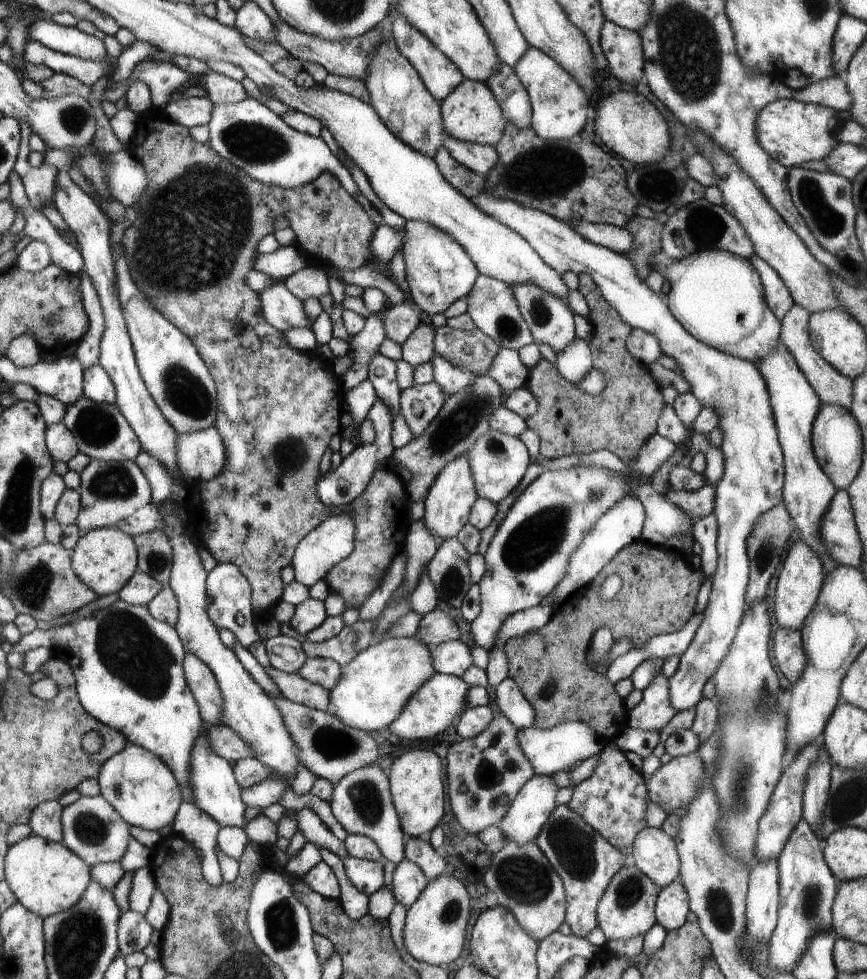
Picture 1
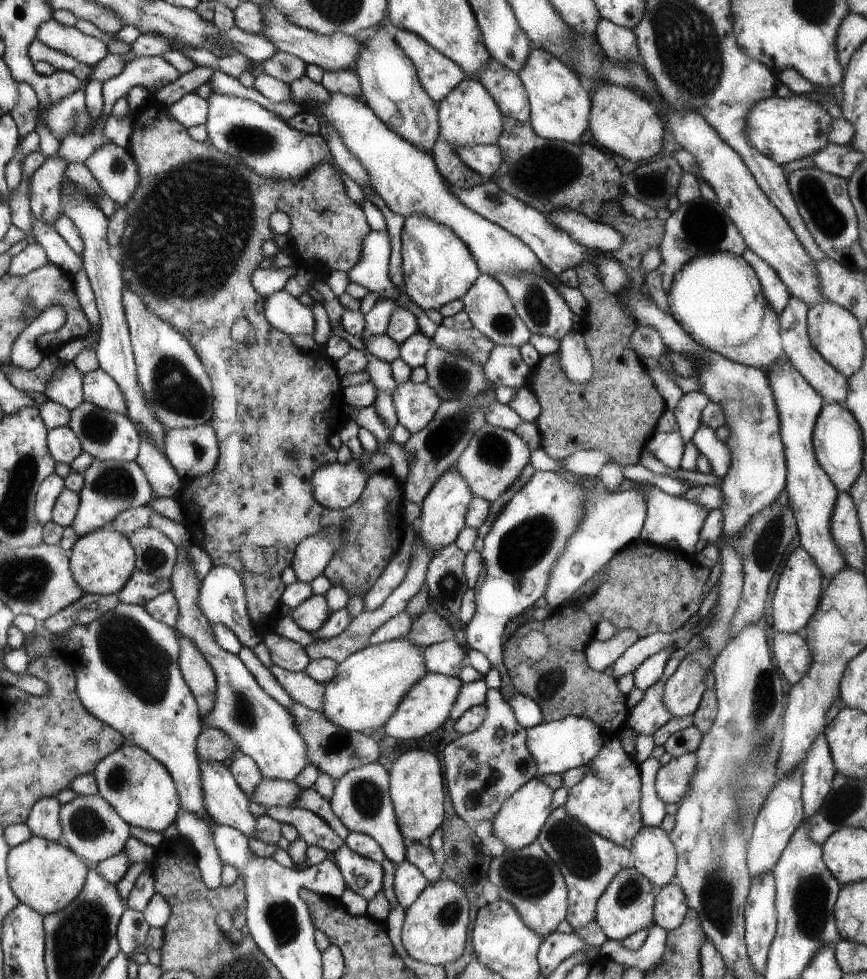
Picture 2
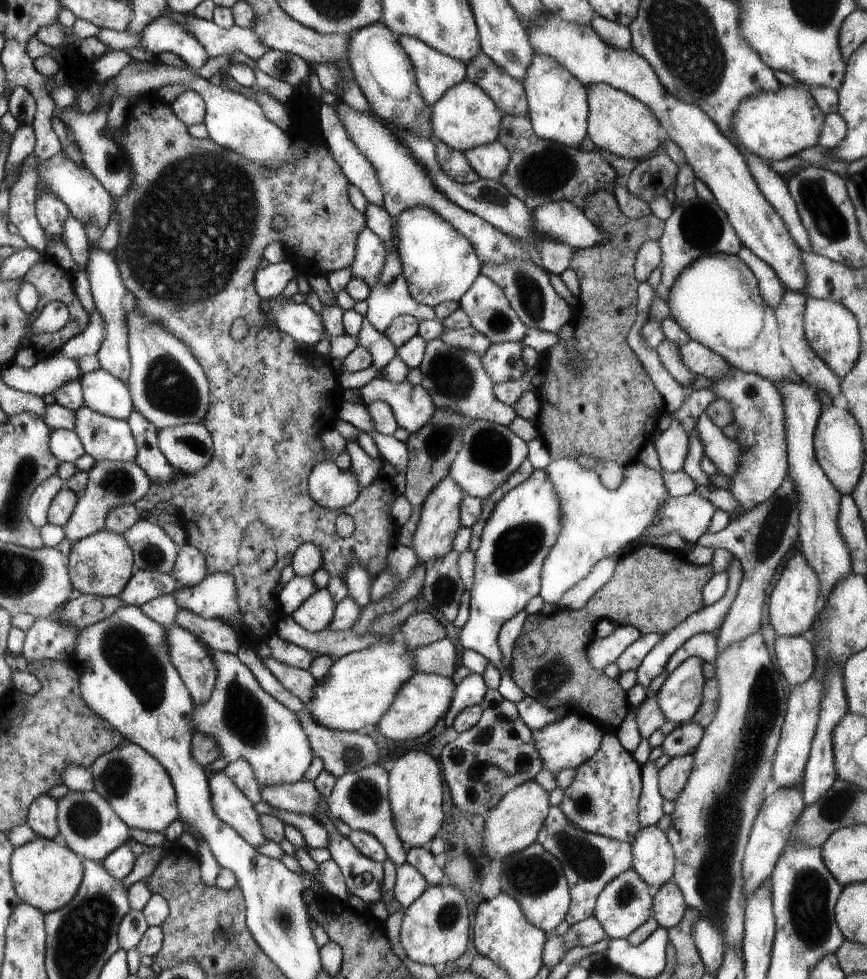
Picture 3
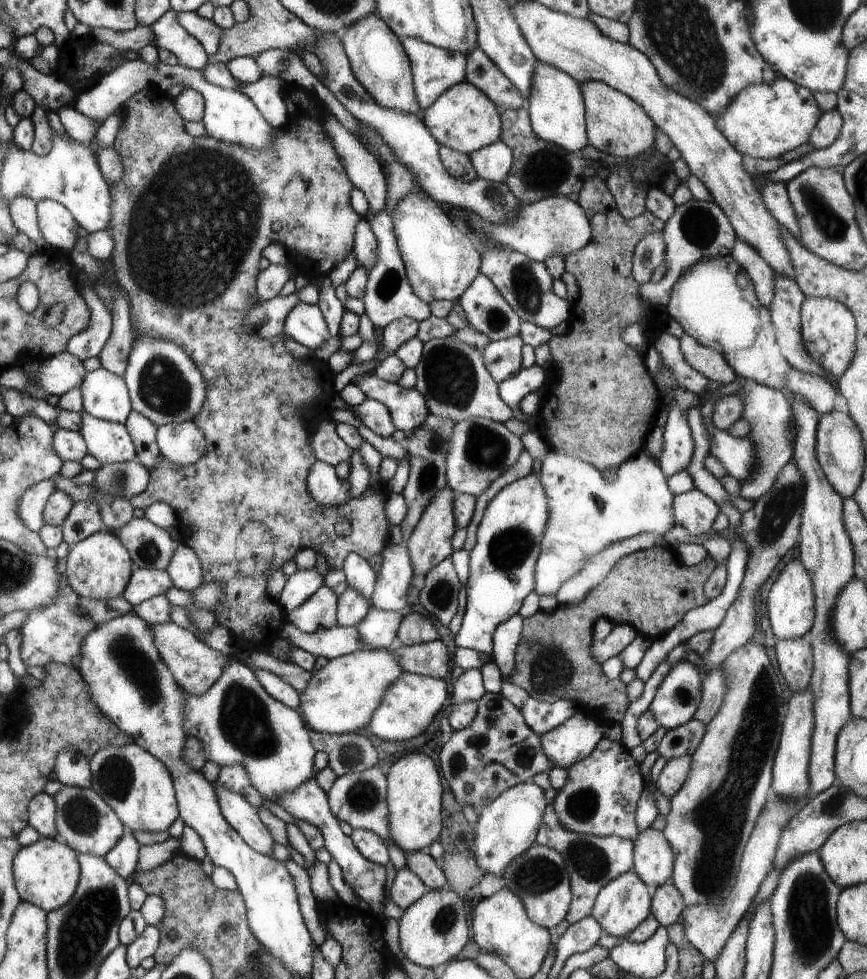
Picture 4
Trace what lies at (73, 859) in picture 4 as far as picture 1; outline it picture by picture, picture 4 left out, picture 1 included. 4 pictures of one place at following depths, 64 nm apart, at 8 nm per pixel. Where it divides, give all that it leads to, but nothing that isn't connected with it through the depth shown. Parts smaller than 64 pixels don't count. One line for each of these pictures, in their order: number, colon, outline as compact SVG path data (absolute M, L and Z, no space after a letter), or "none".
1: M31 834L9 846L5 856L5 880L9 882L9 888L13 890L19 904L41 918L49 918L73 908L73 904L81 900L91 884L91 868L85 864L85 860L59 842Z
2: M31 836L29 840L9 850L7 874L11 880L11 888L21 904L29 906L41 916L49 916L69 906L81 894L81 888L85 886L89 874L89 864L73 850L63 848L57 842L47 842L45 838Z
3: M35 838L23 846L19 846L9 860L11 866L11 878L15 884L15 892L21 900L21 904L29 904L43 914L57 912L65 904L73 900L77 894L77 888L81 886L85 868L83 868L83 856L73 852L67 846L57 846L53 840L47 838Z

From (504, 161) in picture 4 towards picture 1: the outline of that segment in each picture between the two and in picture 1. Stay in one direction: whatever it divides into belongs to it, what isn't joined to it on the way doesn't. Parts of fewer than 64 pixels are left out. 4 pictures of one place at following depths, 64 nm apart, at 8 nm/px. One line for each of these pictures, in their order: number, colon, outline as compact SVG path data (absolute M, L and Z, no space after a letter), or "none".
1: M447 136L443 138L443 146L449 150L449 156L455 158L457 164L463 164L479 176L485 176L497 164L497 150L491 146L461 142Z
2: M497 144L495 146L461 146L461 148L455 148L455 152L463 164L467 164L471 170L475 170L483 178L491 178L503 162L503 152Z
3: M497 140L485 146L471 148L463 152L463 156L467 158L467 162L471 164L471 168L477 172L481 180L499 180L505 166L511 160L507 148Z

